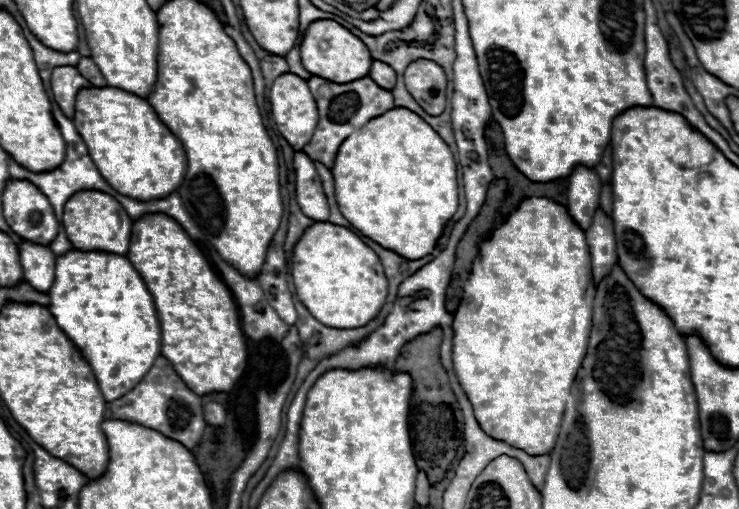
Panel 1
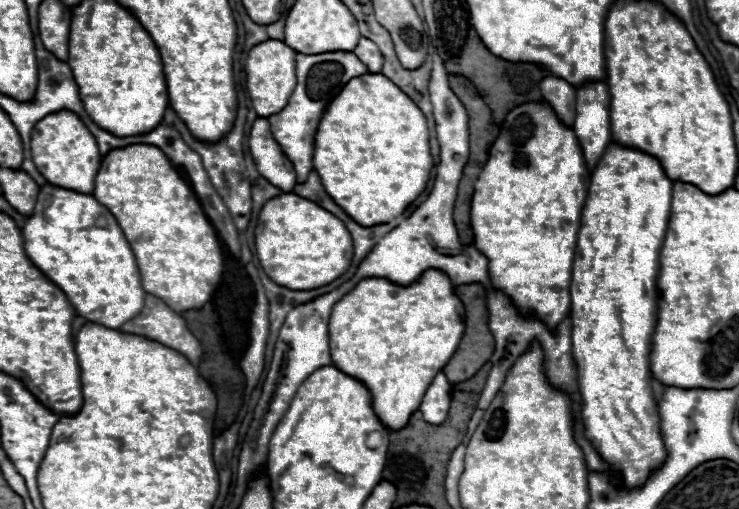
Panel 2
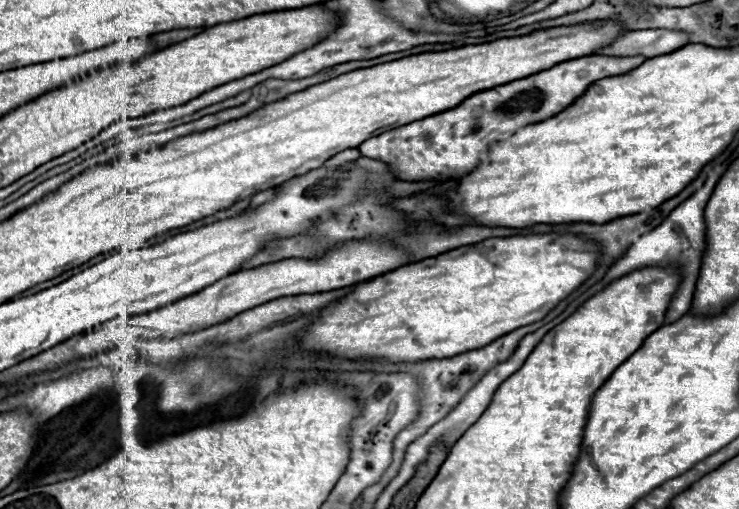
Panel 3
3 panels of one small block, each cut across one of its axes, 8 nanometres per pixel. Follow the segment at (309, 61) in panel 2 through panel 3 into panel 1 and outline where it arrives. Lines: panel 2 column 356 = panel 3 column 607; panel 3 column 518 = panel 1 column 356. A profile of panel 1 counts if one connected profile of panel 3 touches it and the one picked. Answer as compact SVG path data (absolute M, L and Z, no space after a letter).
M312 76L308 80L310 92L316 100L318 106L318 124L316 124L316 132L312 136L312 140L306 144L306 148L302 148L312 160L322 162L324 166L332 166L336 152L340 148L340 144L346 140L346 136L358 128L362 128L362 124L366 124L368 120L384 114L386 110L394 108L394 98L390 90L384 90L380 86L376 86L374 80L370 80L368 76L360 78L360 80L352 80L348 84L336 84L318 76Z

